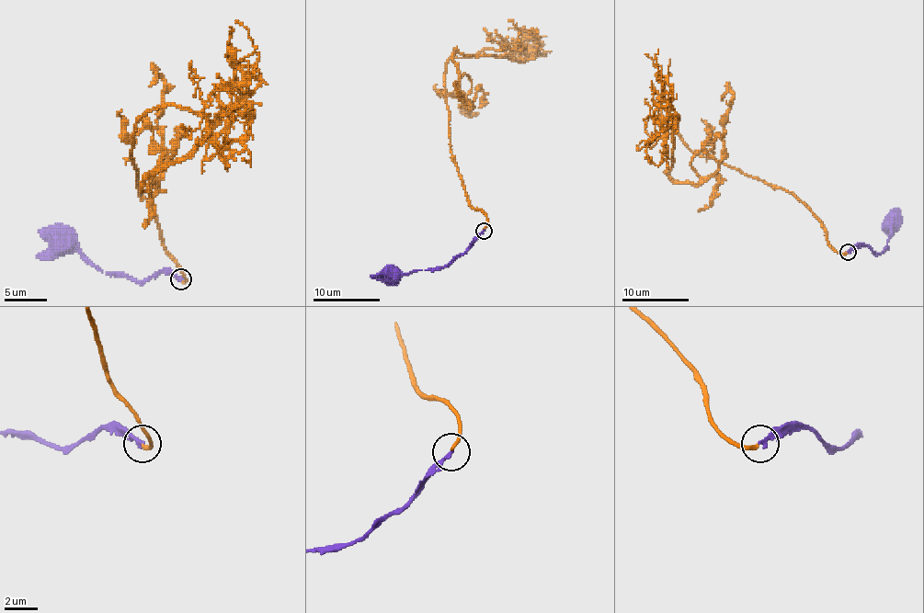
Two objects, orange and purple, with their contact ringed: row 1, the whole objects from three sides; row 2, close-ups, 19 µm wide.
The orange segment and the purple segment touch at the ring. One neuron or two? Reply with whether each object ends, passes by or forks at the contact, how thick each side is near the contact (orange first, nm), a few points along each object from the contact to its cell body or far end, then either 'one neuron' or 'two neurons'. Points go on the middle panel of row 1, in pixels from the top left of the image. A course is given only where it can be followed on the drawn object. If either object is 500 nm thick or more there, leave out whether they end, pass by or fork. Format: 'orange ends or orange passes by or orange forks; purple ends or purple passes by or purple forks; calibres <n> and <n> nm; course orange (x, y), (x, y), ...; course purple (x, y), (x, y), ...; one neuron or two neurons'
orange ends; purple ends; calibres 200 and 200 nm; course orange (483, 230), (450, 147), (445, 69), (484, 50), (507, 54), (455, 52), (468, 116), (458, 104); course purple (483, 230), (466, 250), (439, 268), (390, 277); two neurons

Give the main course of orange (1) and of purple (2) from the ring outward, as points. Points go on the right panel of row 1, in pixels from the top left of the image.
1: (847, 251), (791, 193), (700, 156), (671, 115), (669, 175), (702, 183), (719, 164), (733, 96), (721, 100)
2: (847, 251), (867, 246), (880, 253), (887, 244), (894, 221)

